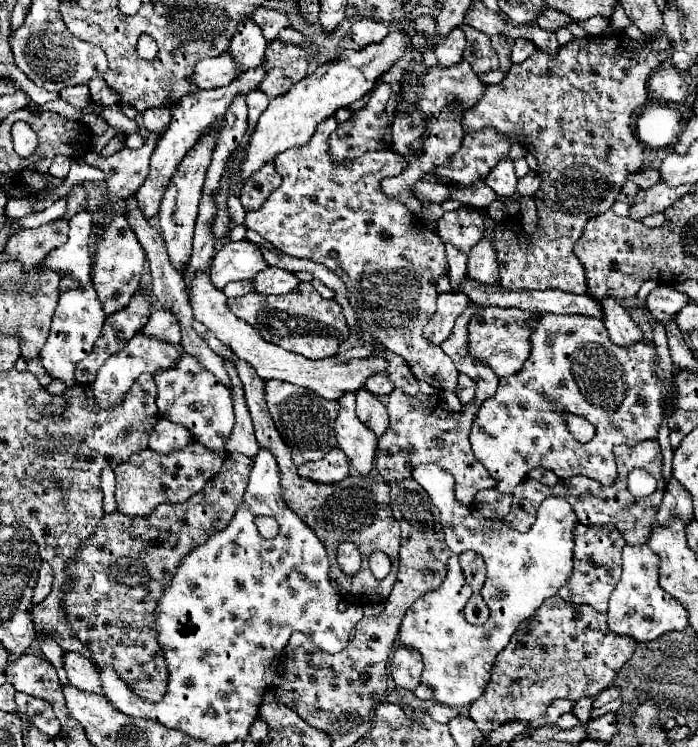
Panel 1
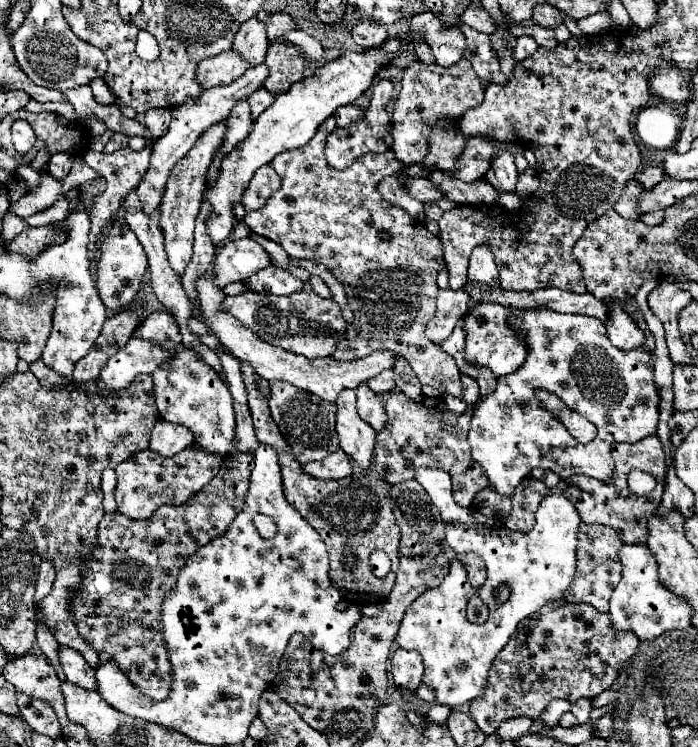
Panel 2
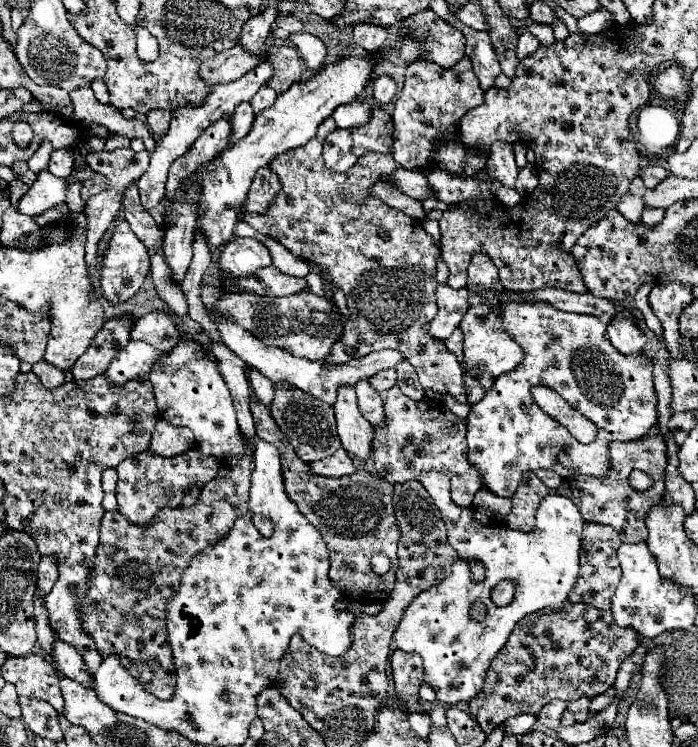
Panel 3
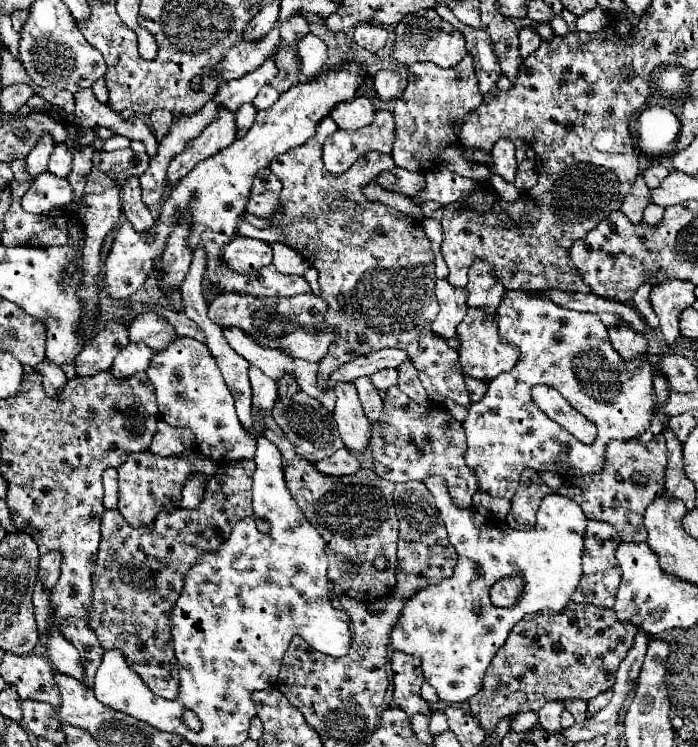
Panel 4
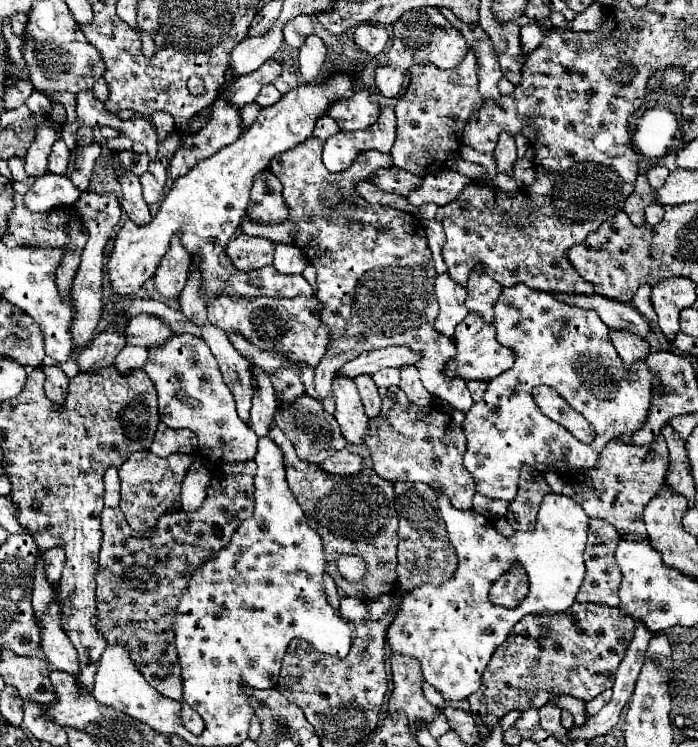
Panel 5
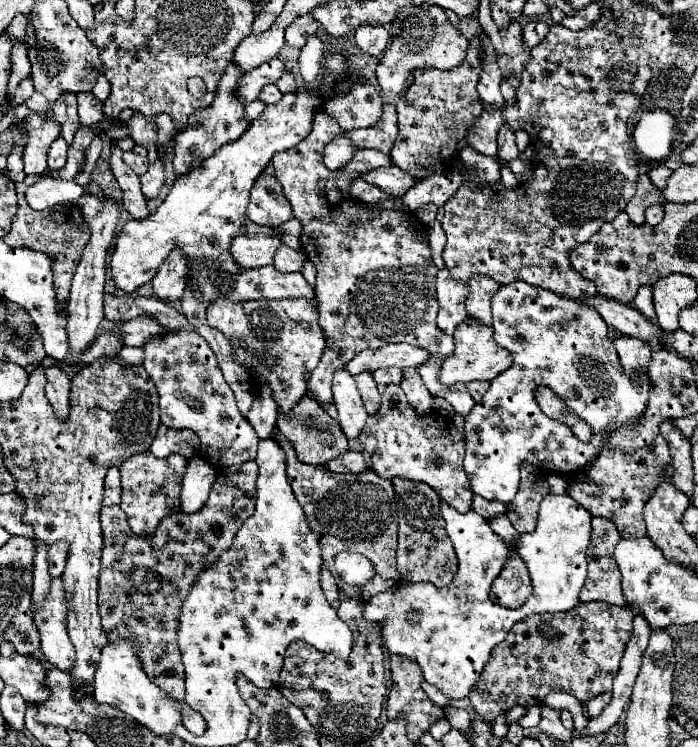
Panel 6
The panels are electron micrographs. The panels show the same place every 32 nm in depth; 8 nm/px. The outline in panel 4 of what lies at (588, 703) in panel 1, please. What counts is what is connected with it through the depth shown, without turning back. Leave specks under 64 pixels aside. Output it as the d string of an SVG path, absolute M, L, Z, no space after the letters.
M562 700L564 708L574 716L574 720L578 724L582 724L586 720L586 700Z

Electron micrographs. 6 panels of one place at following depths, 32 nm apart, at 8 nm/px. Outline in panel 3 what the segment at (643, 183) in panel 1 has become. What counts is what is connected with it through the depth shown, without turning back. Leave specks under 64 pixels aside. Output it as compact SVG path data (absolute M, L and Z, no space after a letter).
M648 166L646 170L640 172L640 178L644 180L646 188L654 188L654 186L658 186L668 174L670 174L670 172L668 172L666 168L662 168L662 166Z

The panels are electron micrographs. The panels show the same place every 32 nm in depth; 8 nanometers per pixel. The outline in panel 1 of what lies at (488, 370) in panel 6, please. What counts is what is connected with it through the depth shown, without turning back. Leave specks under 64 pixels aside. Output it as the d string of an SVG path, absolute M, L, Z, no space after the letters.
M484 306L468 322L468 356L490 366L500 378L516 374L530 354L530 328L524 324L534 312L518 308Z

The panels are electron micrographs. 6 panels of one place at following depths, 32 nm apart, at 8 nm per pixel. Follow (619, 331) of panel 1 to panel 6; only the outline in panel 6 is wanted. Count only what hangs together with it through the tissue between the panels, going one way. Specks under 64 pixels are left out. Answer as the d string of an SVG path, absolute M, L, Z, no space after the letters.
M622 336L618 338L618 342L614 342L614 348L620 356L626 376L632 378L632 376L638 376L642 370L648 370L648 364L652 360L652 350L648 342L642 342L630 336Z

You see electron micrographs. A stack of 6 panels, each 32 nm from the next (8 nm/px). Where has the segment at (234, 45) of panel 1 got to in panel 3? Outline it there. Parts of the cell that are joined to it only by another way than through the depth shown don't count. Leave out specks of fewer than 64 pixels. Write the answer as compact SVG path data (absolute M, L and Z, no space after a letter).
M266 6L260 14L250 18L250 22L246 22L246 26L242 28L242 38L238 40L238 44L242 44L246 50L260 52L262 42L266 40L268 32L270 32L270 26L274 24L276 16L278 16L278 8Z

